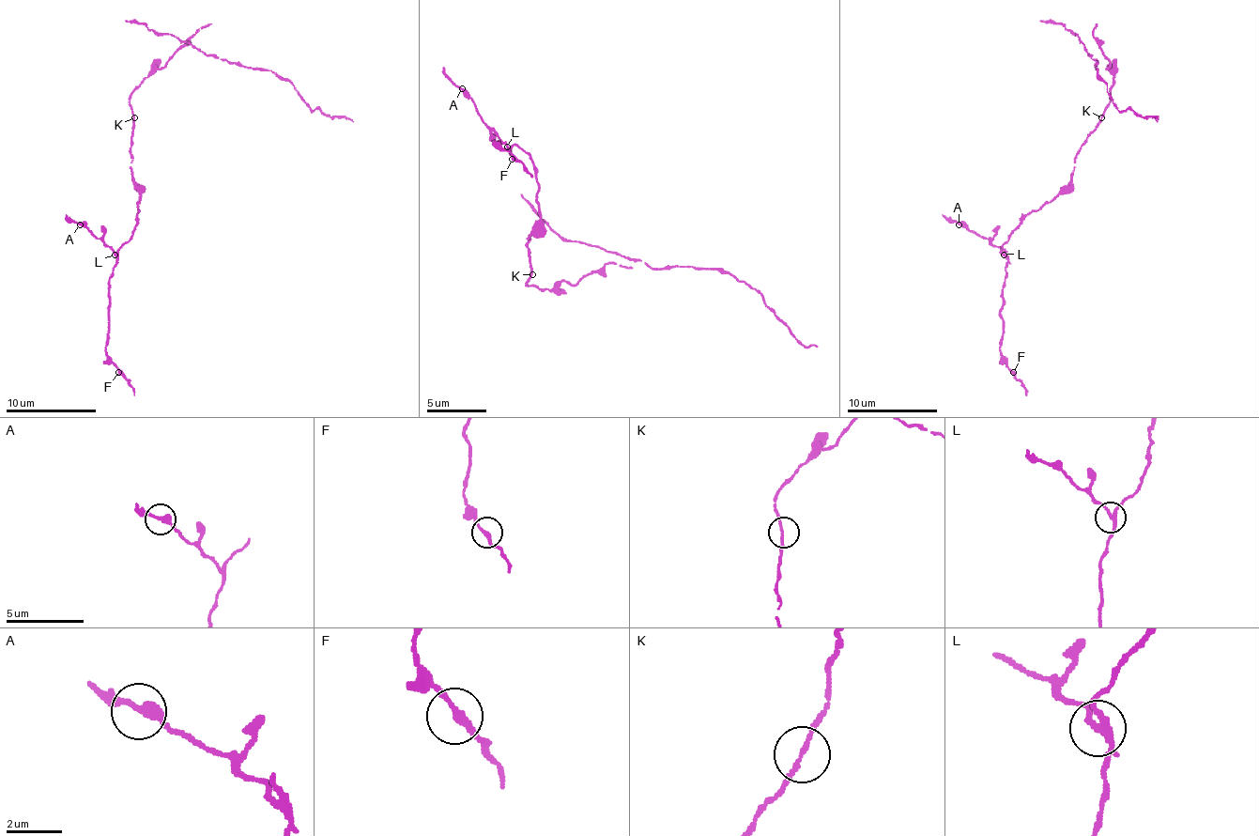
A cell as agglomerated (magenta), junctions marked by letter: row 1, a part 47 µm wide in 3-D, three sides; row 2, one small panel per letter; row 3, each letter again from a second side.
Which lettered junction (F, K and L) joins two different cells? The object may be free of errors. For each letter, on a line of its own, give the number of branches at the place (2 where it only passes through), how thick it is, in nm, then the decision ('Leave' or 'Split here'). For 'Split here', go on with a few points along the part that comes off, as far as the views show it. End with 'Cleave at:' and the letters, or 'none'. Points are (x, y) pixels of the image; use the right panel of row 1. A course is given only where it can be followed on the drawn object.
F: Branches: 2. Thickness 240 nm. Leave
K: Branches: 2. Thickness 150 nm. Leave
L: Branches: 3. Thickness 200 nm. Split here. Course of the part to remove: (1005, 254), (986, 238), (943, 215)
Cleave at: L

